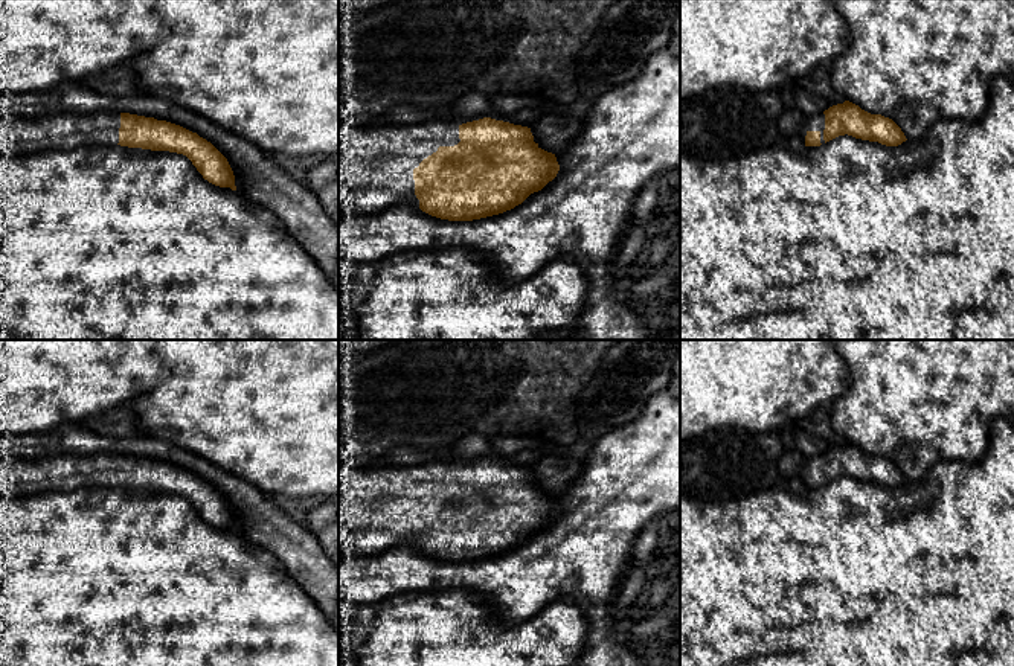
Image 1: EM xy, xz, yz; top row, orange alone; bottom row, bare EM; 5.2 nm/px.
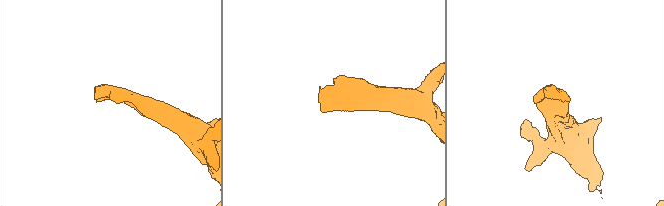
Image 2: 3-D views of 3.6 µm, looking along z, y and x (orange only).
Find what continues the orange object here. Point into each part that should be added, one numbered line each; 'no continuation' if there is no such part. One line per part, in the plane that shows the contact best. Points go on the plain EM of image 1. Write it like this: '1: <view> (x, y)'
1: xz (375, 508)

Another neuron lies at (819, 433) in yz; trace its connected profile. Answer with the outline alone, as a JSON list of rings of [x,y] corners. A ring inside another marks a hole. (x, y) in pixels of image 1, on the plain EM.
[[[828,405],[814,410],[816,418],[802,425],[805,434],[807,451],[817,451],[833,447],[837,434],[831,427],[831,408]]]

